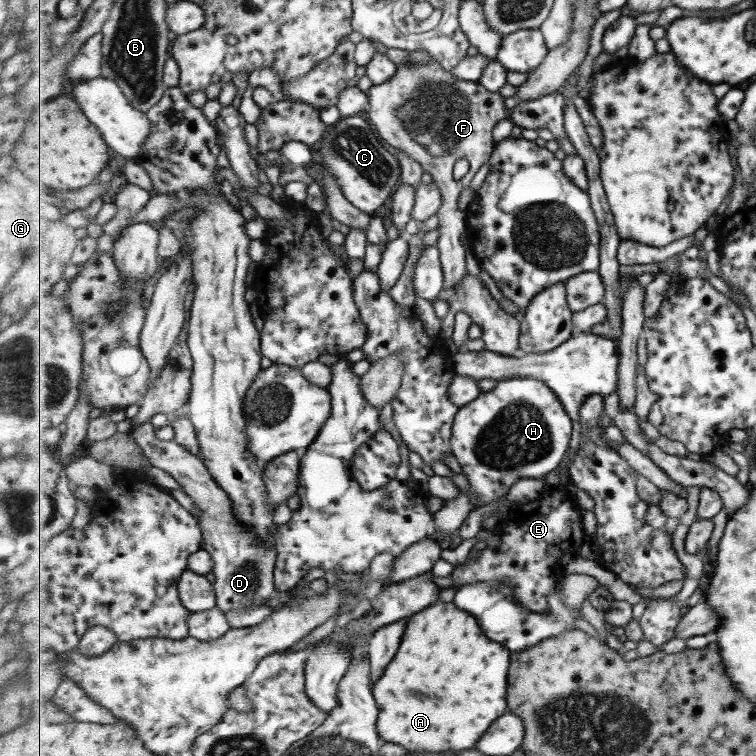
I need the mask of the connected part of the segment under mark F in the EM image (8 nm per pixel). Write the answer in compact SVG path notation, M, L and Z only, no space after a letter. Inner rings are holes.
M410 51L408 59L398 64L395 76L383 84L373 84L367 94L370 110L365 116L373 122L382 140L393 151L407 152L409 157L421 163L424 171L441 189L443 201L438 212L439 235L436 245L444 270L444 289L455 290L469 273L467 249L463 243L468 219L466 212L459 210L457 201L463 190L471 184L473 176L492 158L497 143L494 128L510 115L505 107L505 98L499 92L487 90L480 82L457 78L453 70L445 69L427 51ZM463 159L469 162L469 171L460 180L455 180L453 168Z

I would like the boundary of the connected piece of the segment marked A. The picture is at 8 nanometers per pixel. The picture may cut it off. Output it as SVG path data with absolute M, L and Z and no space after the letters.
M453 602L429 605L411 618L403 636L401 650L387 666L387 674L372 686L381 706L377 730L385 742L401 744L409 752L447 752L473 748L491 724L507 712L507 672L511 668L511 652L499 642L489 640L479 622L469 612L459 610Z

